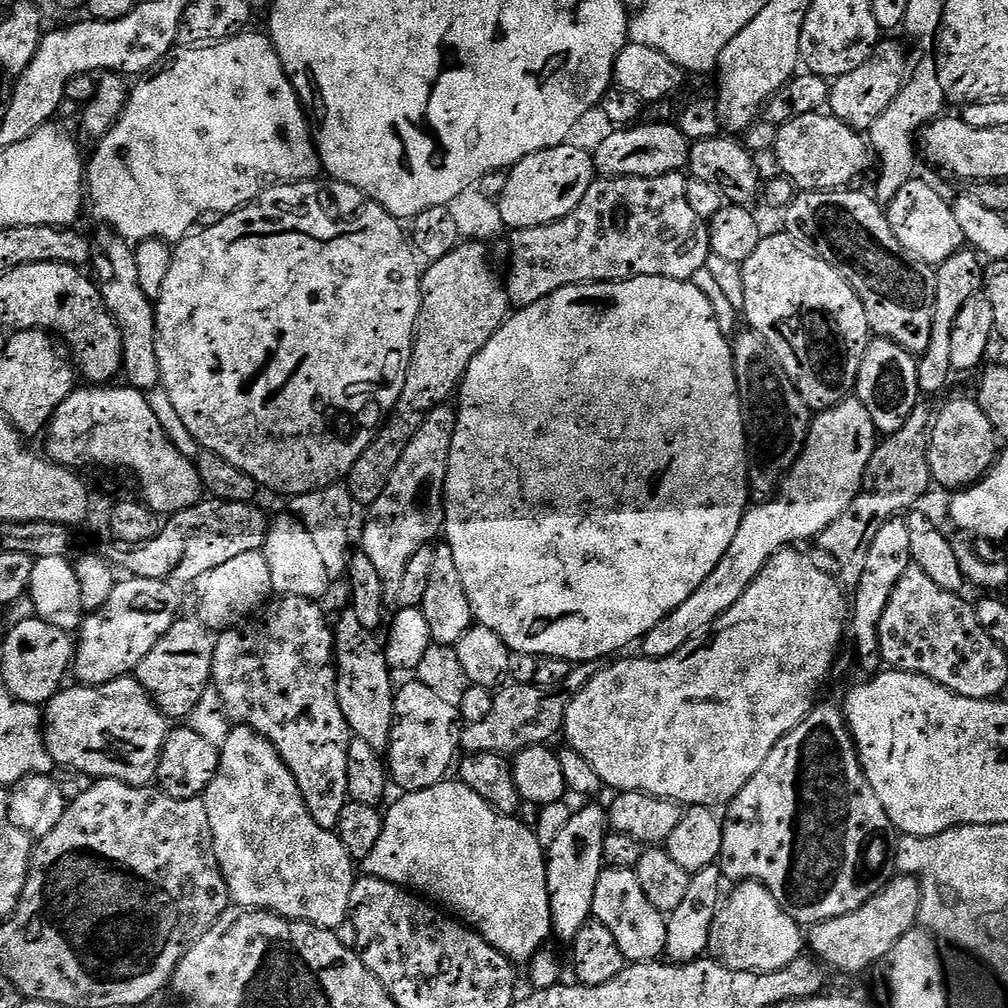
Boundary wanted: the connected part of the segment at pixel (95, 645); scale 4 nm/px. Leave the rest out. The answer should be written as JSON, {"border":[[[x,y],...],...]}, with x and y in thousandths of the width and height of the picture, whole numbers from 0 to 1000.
{"border":[[[123,573],[118,576],[115,580],[115,584],[109,590],[109,595],[105,597],[100,604],[96,607],[92,607],[90,609],[84,610],[83,618],[79,620],[77,624],[77,634],[74,636],[74,652],[73,652],[73,669],[75,667],[75,671],[80,680],[96,683],[97,681],[101,681],[102,679],[108,679],[109,677],[113,677],[117,674],[118,671],[126,671],[128,669],[134,668],[135,662],[139,660],[141,657],[141,653],[145,653],[145,649],[149,649],[149,645],[153,645],[153,641],[157,641],[157,637],[161,632],[165,629],[165,625],[169,625],[169,621],[173,621],[173,617],[180,610],[179,607],[179,591],[175,587],[176,584],[172,582],[168,576],[165,575],[136,575],[134,573]]]}

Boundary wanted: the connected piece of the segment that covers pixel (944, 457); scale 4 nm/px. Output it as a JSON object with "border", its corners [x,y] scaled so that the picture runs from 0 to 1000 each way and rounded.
{"border":[[[967,396],[948,397],[940,401],[933,409],[933,414],[928,414],[923,425],[923,436],[921,438],[921,461],[925,467],[925,475],[930,481],[943,486],[955,486],[967,480],[973,473],[979,472],[981,465],[990,452],[990,434],[988,426],[985,425],[982,415],[972,405]]]}

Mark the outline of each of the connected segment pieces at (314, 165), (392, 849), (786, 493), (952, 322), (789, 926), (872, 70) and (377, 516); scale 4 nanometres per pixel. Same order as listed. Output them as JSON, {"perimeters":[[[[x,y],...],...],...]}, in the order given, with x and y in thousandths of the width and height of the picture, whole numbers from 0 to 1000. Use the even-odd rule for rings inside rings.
{"perimeters":[[[[243,30],[239,32],[238,35],[233,36],[232,38],[228,38],[227,40],[221,40],[218,44],[209,44],[208,46],[204,46],[203,48],[188,48],[186,46],[180,47],[178,51],[176,51],[174,55],[172,55],[170,59],[168,59],[166,63],[164,63],[162,66],[158,68],[158,70],[146,76],[146,79],[148,78],[148,91],[142,91],[141,88],[134,86],[130,88],[127,97],[127,104],[123,107],[123,112],[119,114],[119,118],[116,119],[115,122],[112,123],[111,126],[103,132],[101,138],[98,140],[98,142],[96,142],[100,143],[96,145],[95,152],[93,152],[91,155],[91,160],[88,158],[85,163],[85,194],[86,197],[89,199],[89,206],[91,202],[92,212],[95,213],[101,221],[103,221],[100,223],[106,224],[108,227],[110,227],[110,229],[118,232],[118,234],[122,238],[126,238],[128,240],[138,240],[141,238],[166,238],[168,240],[178,240],[182,238],[184,234],[188,233],[188,231],[189,231],[191,227],[193,227],[195,223],[199,221],[199,219],[197,220],[197,218],[200,217],[201,214],[210,214],[206,216],[221,215],[227,210],[235,210],[238,206],[242,206],[244,205],[244,203],[250,201],[250,199],[257,196],[258,191],[267,185],[273,185],[276,183],[295,183],[296,181],[300,181],[301,179],[314,178],[314,176],[318,174],[319,168],[317,165],[317,154],[313,151],[313,142],[310,140],[310,128],[306,122],[306,115],[304,114],[304,112],[302,112],[302,106],[298,103],[296,93],[292,89],[292,85],[288,81],[288,77],[284,73],[284,69],[282,68],[282,66],[280,65],[280,62],[276,58],[274,48],[273,46],[271,46],[270,41],[266,39],[265,35],[258,33],[257,36],[256,33],[250,31],[251,30]]],[[[452,772],[441,773],[439,778],[398,791],[386,806],[380,807],[381,818],[375,837],[359,853],[360,868],[404,881],[432,895],[486,935],[486,938],[503,952],[513,958],[523,957],[532,944],[544,937],[544,929],[546,933],[549,928],[542,841],[536,837],[531,824],[525,818],[523,821],[515,817],[512,810],[491,806],[470,788],[470,784],[466,784],[466,780],[457,778]]],[[[848,395],[836,397],[831,403],[811,409],[802,424],[798,448],[790,455],[790,461],[782,467],[765,496],[743,503],[738,516],[728,530],[728,538],[720,546],[716,558],[708,562],[704,573],[673,601],[660,615],[653,617],[637,636],[638,650],[645,655],[656,655],[691,634],[709,619],[710,615],[756,569],[756,565],[771,550],[794,542],[797,536],[809,537],[829,515],[834,514],[847,498],[856,482],[861,459],[871,441],[871,430],[859,403]]],[[[953,248],[929,266],[929,299],[927,300],[927,327],[923,331],[923,343],[912,354],[911,383],[914,390],[933,389],[946,373],[942,359],[942,343],[946,340],[948,321],[961,298],[973,293],[976,284],[977,263],[973,255],[964,248]]],[[[738,875],[730,886],[721,890],[706,920],[704,944],[718,959],[729,964],[771,964],[776,958],[795,951],[800,929],[778,900],[754,877]]],[[[874,42],[870,44],[868,52],[851,69],[843,69],[843,73],[830,75],[824,80],[821,93],[821,107],[824,114],[833,118],[836,123],[843,125],[849,131],[860,132],[862,127],[883,109],[883,103],[887,97],[897,88],[897,80],[900,79],[903,70],[903,60],[889,44]]],[[[447,400],[437,401],[427,409],[411,431],[391,470],[385,475],[383,486],[379,486],[376,494],[364,505],[365,517],[361,520],[359,546],[375,564],[382,596],[396,596],[399,573],[403,573],[403,562],[407,562],[407,554],[411,554],[417,544],[426,543],[433,531],[438,531],[446,442],[452,438],[453,432],[453,406]]]]}

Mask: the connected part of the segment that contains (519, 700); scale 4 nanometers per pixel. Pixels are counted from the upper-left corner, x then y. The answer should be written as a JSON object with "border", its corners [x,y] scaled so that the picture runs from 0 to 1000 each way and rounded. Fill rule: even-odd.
{"border":[[[575,657],[570,660],[565,673],[559,683],[549,687],[539,687],[530,677],[524,679],[505,678],[489,689],[488,703],[482,712],[473,718],[465,718],[458,726],[458,742],[461,747],[495,746],[497,750],[511,751],[523,742],[535,742],[543,739],[544,734],[555,731],[560,724],[560,713],[563,697],[572,687],[576,687],[596,665],[591,657]]]}

